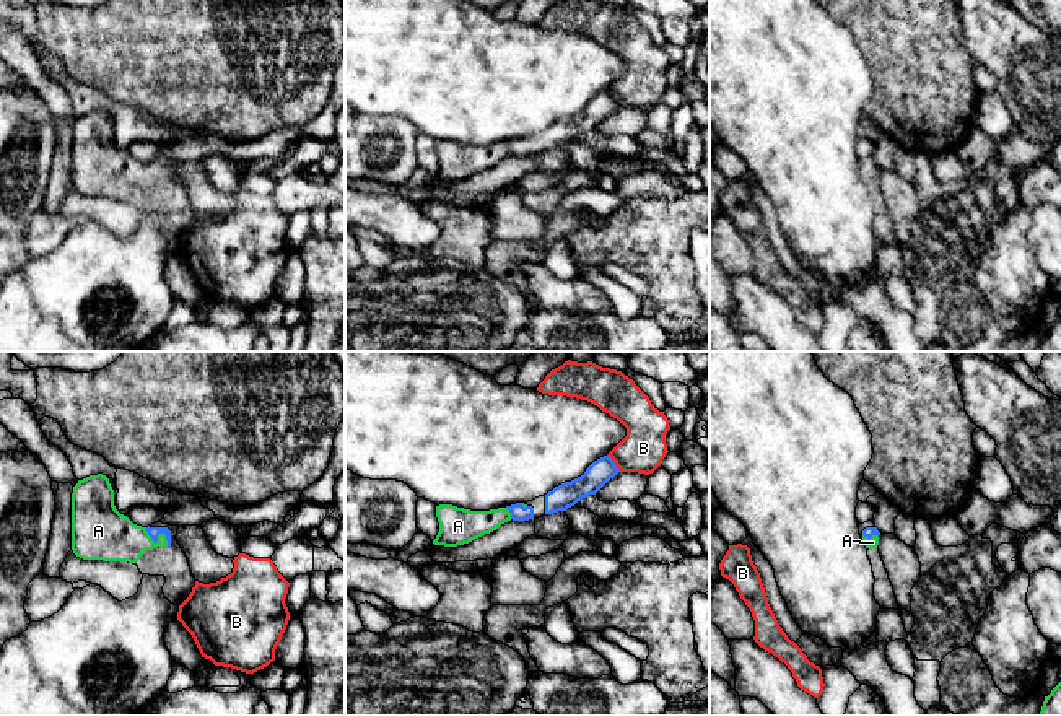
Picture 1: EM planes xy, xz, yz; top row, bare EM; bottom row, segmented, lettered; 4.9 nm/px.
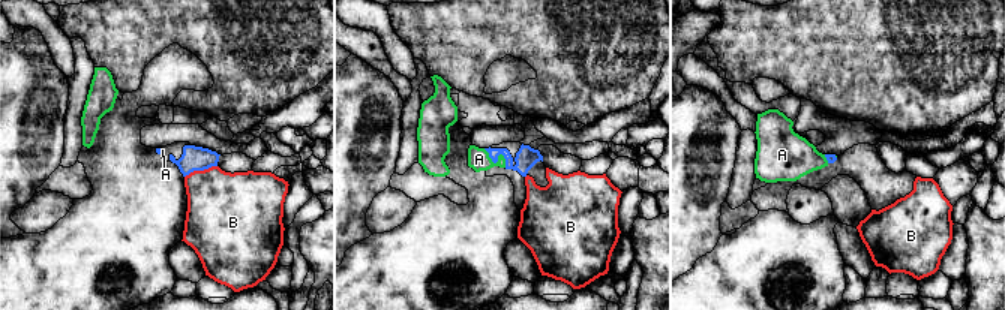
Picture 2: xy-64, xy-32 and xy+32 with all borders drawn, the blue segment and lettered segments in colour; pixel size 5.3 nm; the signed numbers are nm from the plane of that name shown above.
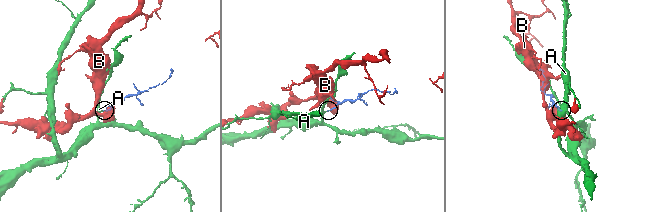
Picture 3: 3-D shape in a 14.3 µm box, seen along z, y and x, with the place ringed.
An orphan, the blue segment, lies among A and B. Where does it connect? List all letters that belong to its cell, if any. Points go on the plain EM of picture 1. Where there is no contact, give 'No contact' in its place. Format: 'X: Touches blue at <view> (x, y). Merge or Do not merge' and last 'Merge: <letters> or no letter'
A: Touches blue at xy (157, 173). Merge
B: Touches blue at xz (614, 98). Do not merge
Merge: A

